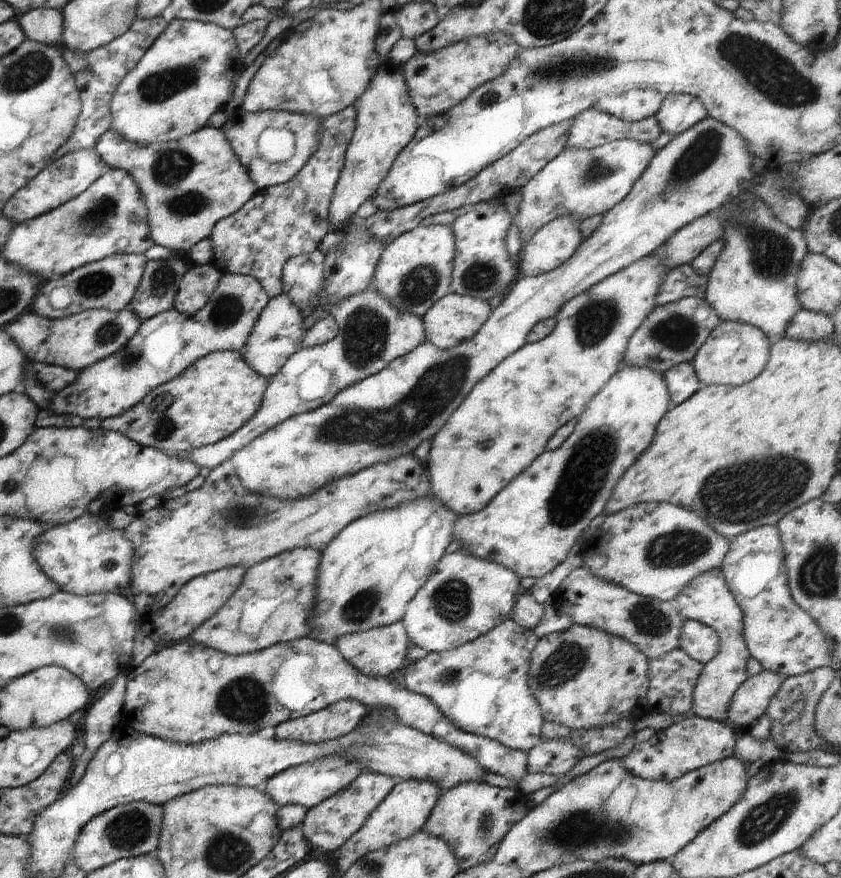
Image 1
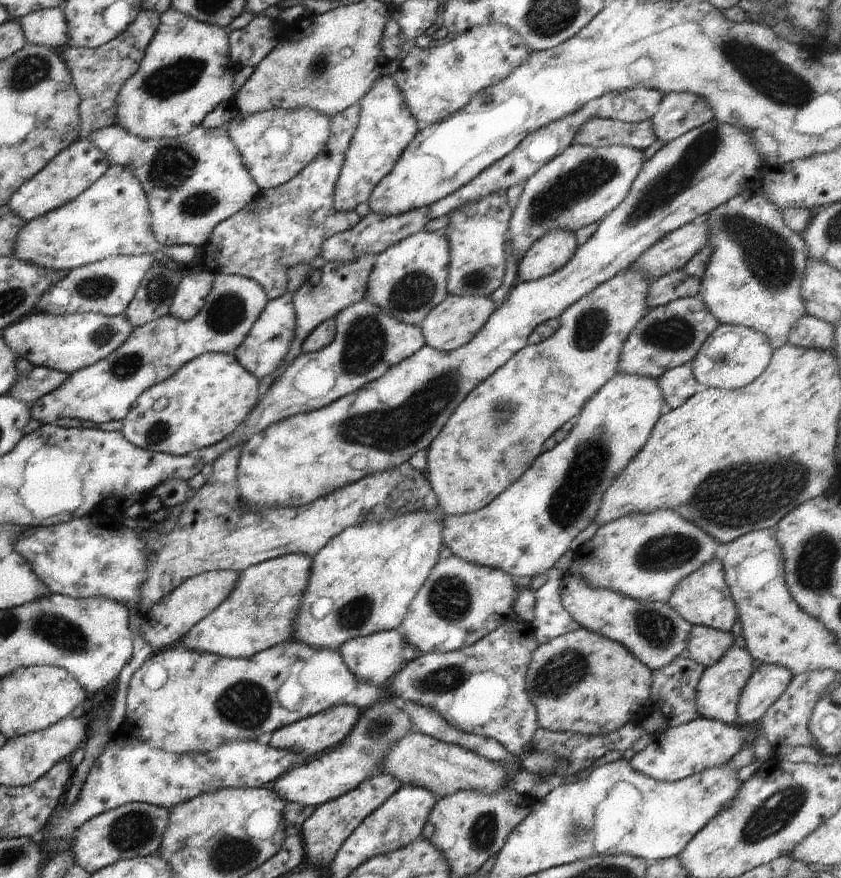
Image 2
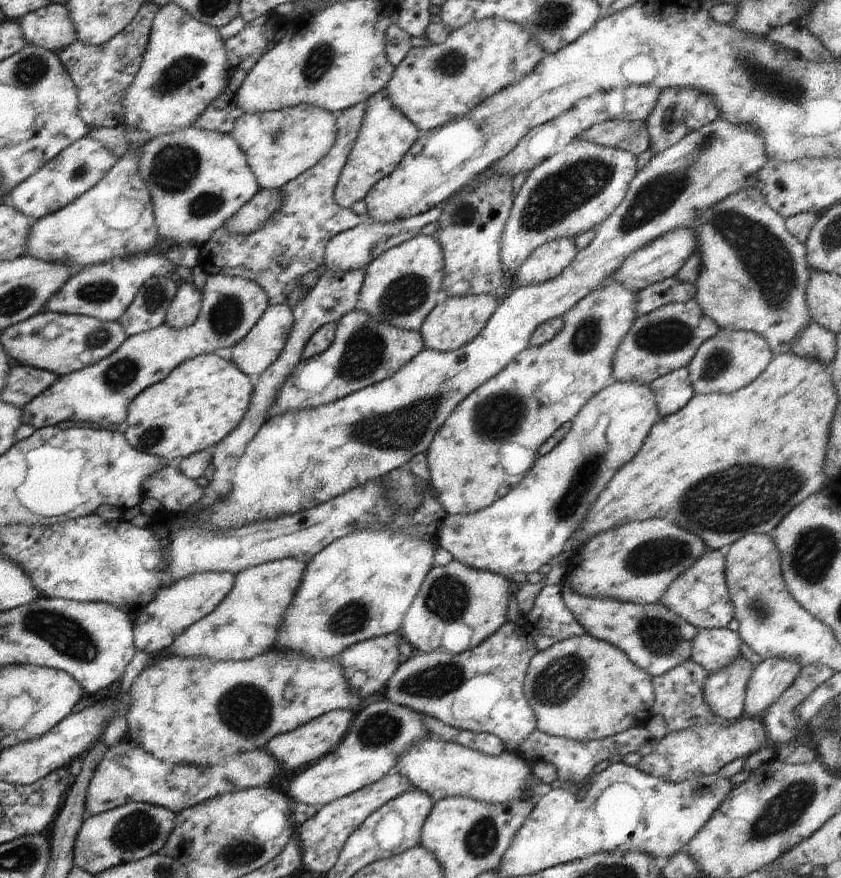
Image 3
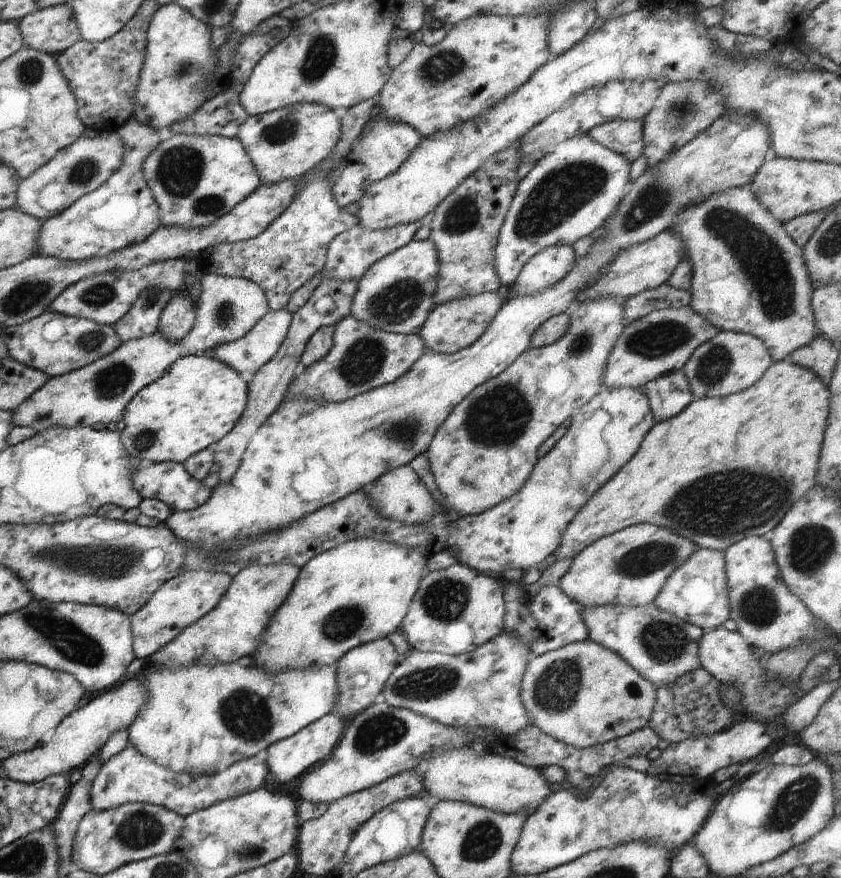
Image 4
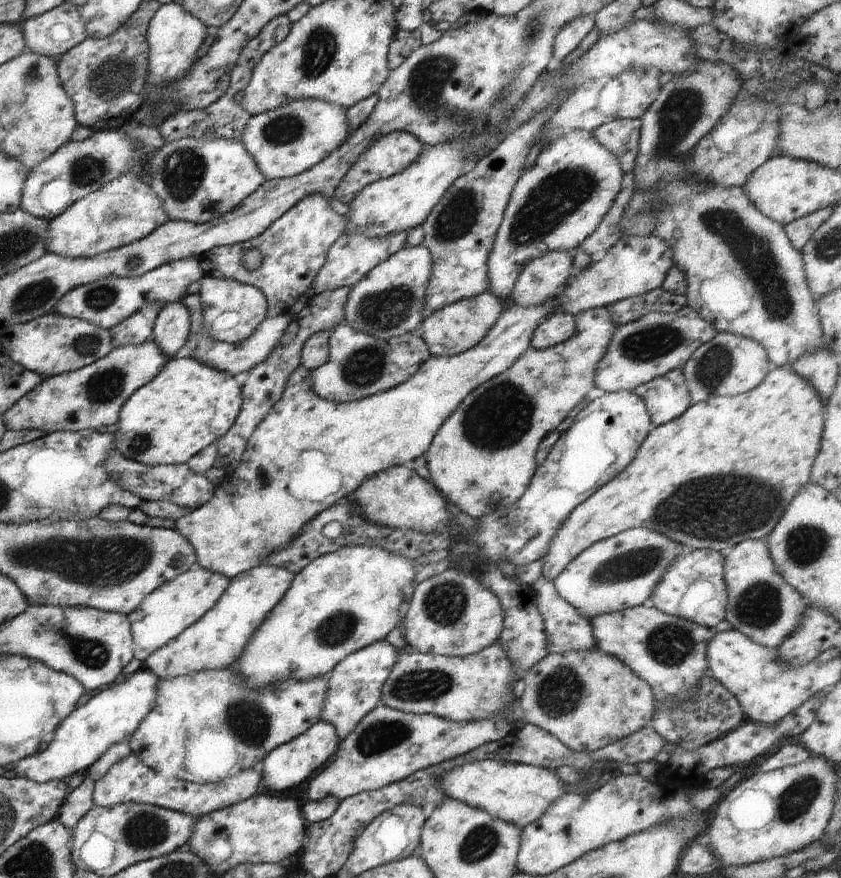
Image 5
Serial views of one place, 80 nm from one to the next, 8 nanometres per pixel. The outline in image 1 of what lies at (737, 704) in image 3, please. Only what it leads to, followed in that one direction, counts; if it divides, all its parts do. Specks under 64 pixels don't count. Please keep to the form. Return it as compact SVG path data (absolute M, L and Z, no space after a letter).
M721 567L695 576L681 588L673 600L676 610L685 619L693 619L713 628L720 637L719 653L703 665L693 690L691 714L715 721L726 721L729 704L740 685L750 676L746 663L751 654L743 638L743 614L727 587Z

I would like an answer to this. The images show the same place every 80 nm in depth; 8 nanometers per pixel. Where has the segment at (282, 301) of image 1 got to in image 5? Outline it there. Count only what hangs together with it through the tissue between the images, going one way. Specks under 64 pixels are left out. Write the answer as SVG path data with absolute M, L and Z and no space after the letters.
M200 294L186 295L180 301L190 313L191 326L182 354L233 377L240 373L244 374L253 366L260 364L271 353L274 345L278 344L279 338L294 319L290 312L274 318L266 317L250 338L238 344L225 343L224 341L215 341L203 325L203 306Z

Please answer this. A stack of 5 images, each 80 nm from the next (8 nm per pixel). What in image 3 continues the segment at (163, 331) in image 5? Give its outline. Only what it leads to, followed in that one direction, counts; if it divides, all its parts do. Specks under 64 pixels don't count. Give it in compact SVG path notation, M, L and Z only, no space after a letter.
M187 280L180 281L177 294L171 301L164 322L178 329L194 324L202 306L202 289Z

